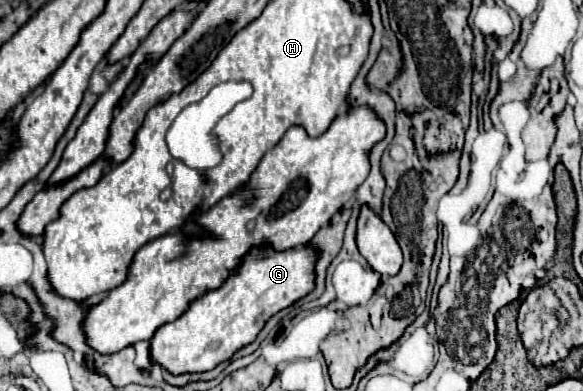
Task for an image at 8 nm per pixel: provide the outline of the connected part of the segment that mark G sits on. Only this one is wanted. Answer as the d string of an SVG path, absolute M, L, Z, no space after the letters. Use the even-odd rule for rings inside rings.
M305 246L285 252L253 248L241 262L239 272L229 276L221 288L199 296L189 304L189 310L183 316L157 328L149 342L153 360L173 374L183 374L205 372L231 358L233 352L255 340L267 318L313 290L315 258L315 252Z

